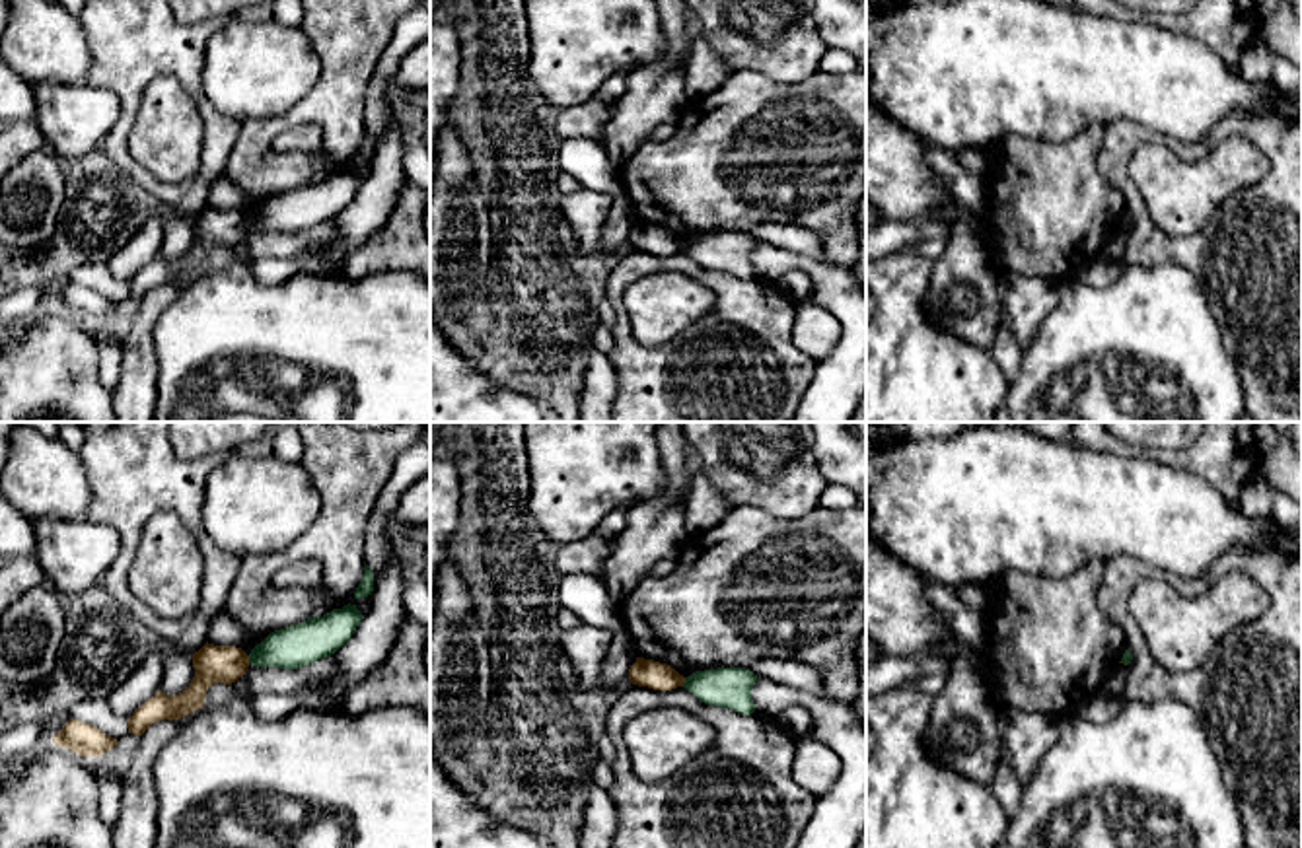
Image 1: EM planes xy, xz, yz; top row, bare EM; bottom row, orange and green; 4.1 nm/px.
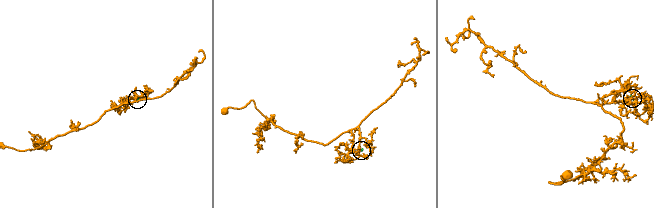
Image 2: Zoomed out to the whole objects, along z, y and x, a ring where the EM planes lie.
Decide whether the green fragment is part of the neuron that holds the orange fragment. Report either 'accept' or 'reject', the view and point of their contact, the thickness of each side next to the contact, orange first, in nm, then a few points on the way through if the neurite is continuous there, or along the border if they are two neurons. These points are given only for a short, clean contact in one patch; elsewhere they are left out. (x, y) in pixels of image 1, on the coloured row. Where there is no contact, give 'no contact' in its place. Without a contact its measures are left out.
reject | xz (684, 681) | 120/180 nm | along xz (686, 677), (682, 685)

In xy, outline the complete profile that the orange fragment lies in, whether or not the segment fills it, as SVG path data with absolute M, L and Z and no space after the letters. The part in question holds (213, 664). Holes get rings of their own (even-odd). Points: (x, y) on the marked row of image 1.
M204 644L193 654L195 677L179 694L163 694L156 690L142 706L127 720L128 733L142 735L154 722L179 720L202 708L204 694L214 683L232 685L249 667L249 655L235 646Z

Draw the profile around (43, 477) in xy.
M14 424L8 459L0 477L0 496L31 521L82 519L91 504L91 488L80 451L58 436Z

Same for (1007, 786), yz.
M1002 757L1002 760L993 776L991 790L1000 799L1004 815L1008 817L1008 821L1018 811L1022 788L1024 788L1024 784L1020 782L1010 759Z

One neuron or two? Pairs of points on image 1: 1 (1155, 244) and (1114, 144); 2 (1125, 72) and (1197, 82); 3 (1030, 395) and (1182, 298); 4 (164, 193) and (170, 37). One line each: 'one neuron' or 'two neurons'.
1: one neuron
2: one neuron
3: one neuron
4: one neuron

